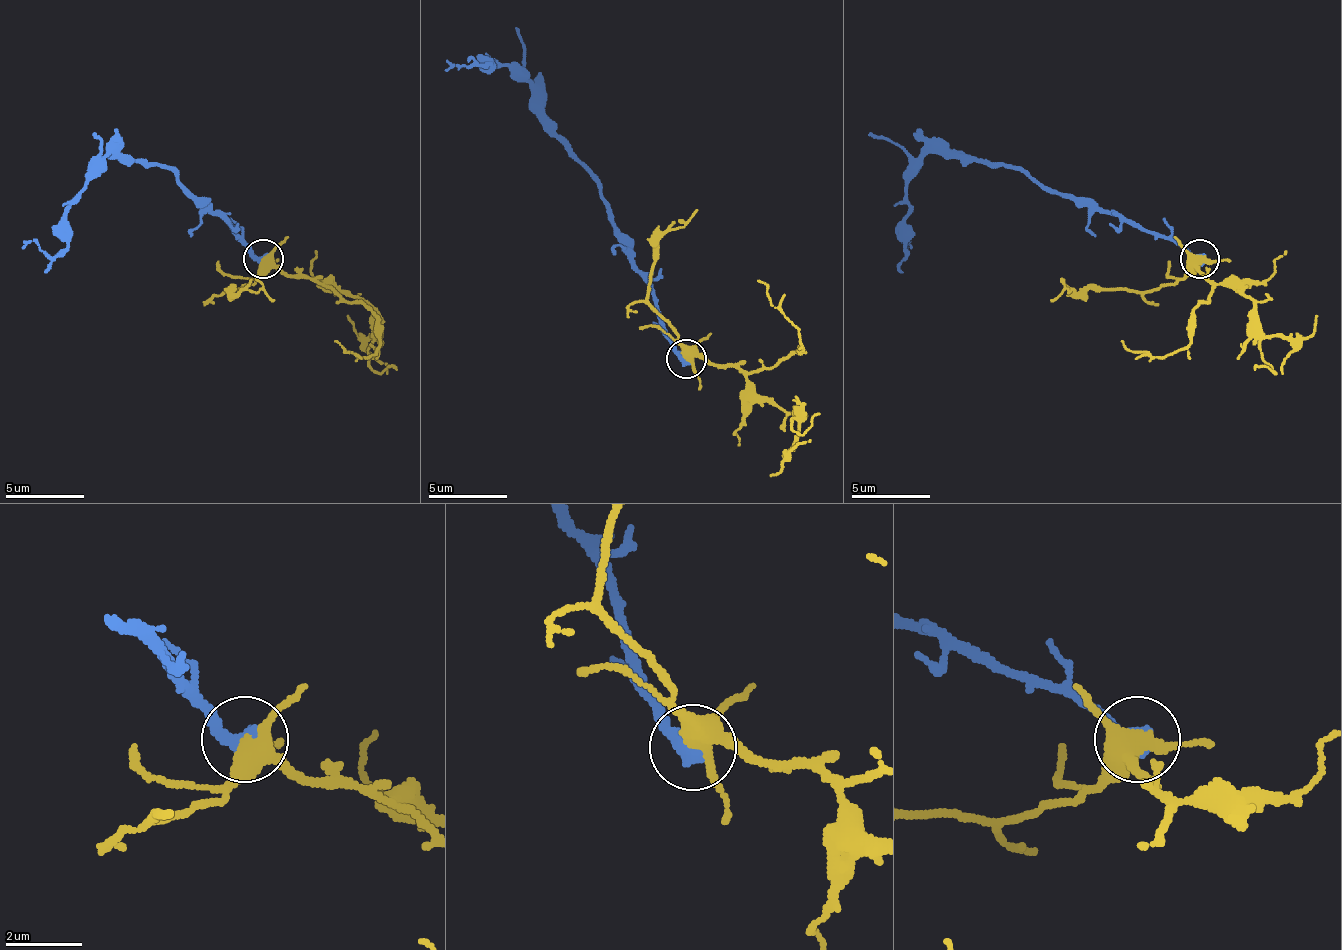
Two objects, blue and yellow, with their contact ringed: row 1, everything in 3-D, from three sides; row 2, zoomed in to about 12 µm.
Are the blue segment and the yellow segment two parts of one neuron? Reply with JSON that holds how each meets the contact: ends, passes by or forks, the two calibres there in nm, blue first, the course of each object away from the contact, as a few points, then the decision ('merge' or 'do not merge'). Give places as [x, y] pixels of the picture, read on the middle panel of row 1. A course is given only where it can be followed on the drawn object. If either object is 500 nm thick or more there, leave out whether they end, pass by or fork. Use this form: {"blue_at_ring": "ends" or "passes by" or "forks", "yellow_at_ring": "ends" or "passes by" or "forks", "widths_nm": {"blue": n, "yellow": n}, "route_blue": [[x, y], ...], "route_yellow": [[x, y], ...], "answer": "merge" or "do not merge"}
{"widths_nm": {"blue": 550, "yellow": 420}, "route_blue": [[685, 360], [638, 273], [610, 202], [591, 171], [555, 132], [544, 96], [508, 65], [453, 65], [445, 69]], "route_yellow": [[685, 360], [701, 356], [709, 363], [756, 371], [775, 367], [803, 348], [768, 289], [756, 281]], "answer": "merge"}

